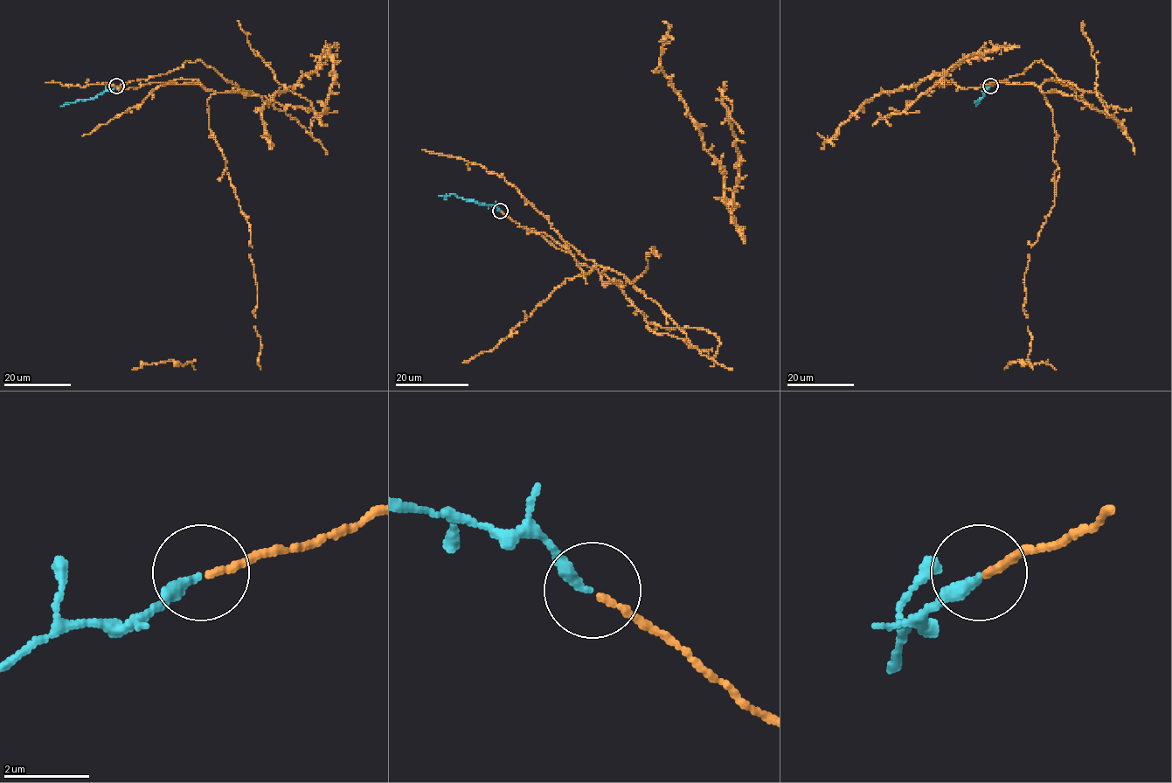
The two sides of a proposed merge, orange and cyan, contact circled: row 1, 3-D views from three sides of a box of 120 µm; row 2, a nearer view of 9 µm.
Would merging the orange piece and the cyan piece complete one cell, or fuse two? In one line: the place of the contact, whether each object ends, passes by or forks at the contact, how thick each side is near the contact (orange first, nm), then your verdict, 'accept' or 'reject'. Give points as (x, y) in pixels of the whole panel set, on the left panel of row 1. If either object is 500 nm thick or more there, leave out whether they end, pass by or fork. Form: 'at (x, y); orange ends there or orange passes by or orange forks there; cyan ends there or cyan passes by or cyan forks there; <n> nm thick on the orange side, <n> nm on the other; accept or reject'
at (116, 86); orange ends there; cyan ends there; 150 nm thick on the orange side, 240 nm on the other; accept

